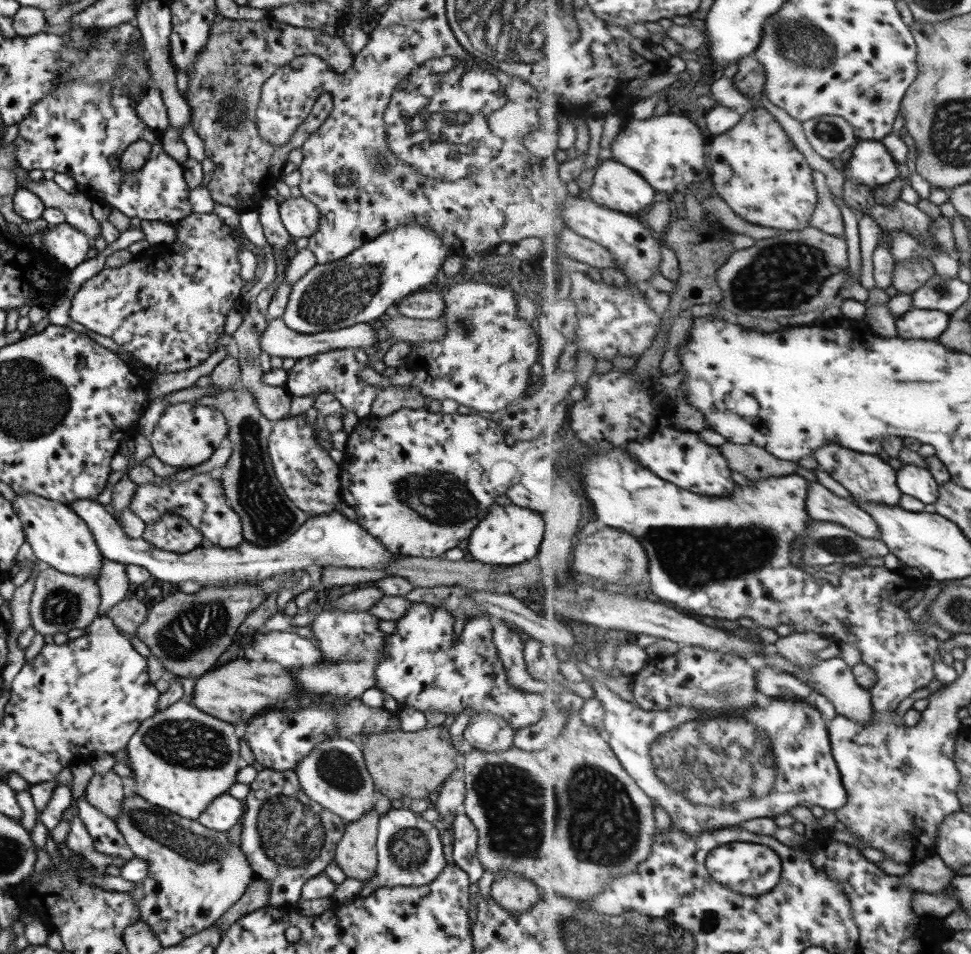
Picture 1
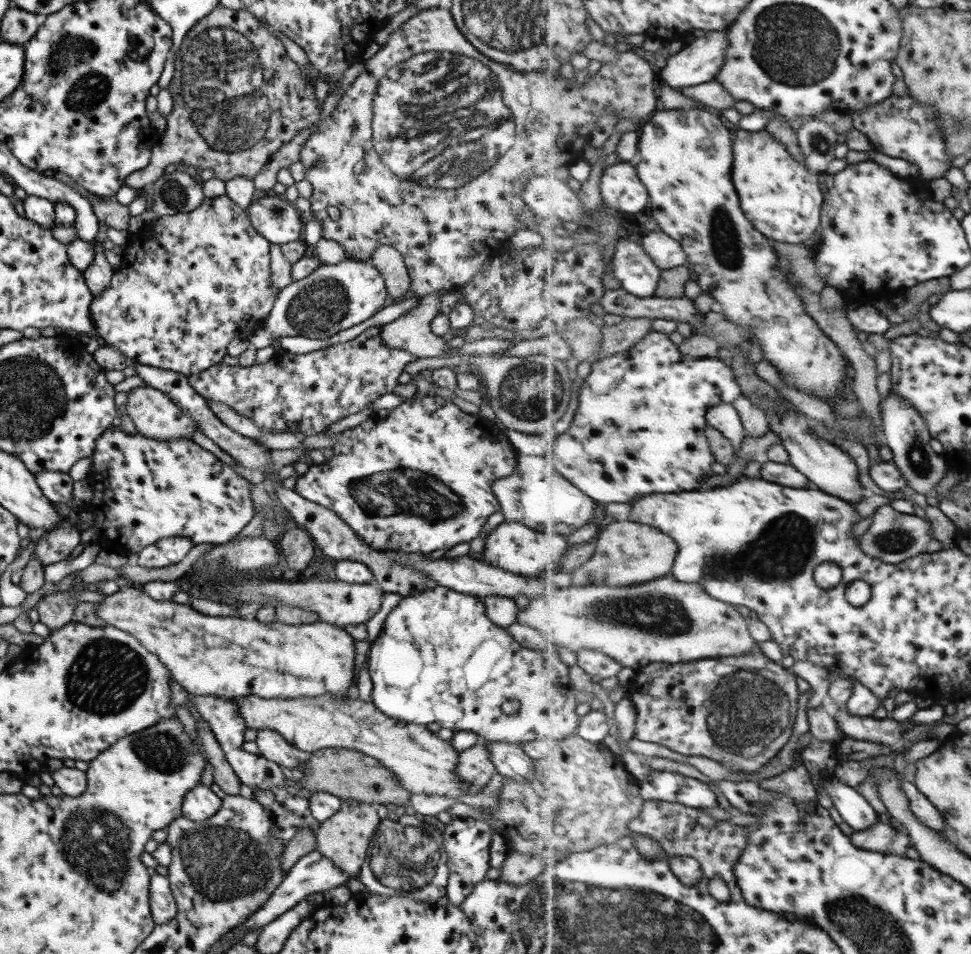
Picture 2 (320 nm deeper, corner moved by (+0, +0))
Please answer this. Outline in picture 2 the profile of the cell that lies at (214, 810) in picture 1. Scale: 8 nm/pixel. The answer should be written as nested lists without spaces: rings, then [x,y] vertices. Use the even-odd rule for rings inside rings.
[[[199,782],[183,795],[180,817],[200,822],[214,816],[221,806],[222,799],[218,798],[208,786]]]

